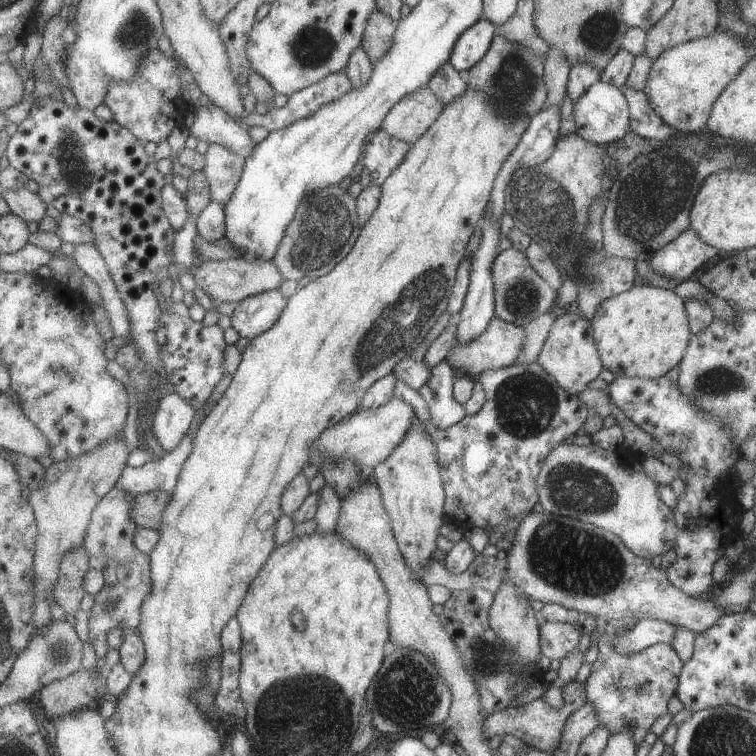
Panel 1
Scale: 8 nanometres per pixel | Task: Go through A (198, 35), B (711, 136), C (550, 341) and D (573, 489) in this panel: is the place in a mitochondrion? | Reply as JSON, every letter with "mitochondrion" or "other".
{"A":"other","B":"other","C":"other","D":"mitochondrion"}

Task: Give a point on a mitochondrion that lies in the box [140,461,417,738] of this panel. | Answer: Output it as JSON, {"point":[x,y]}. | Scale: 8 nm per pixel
{"point":[327,701]}

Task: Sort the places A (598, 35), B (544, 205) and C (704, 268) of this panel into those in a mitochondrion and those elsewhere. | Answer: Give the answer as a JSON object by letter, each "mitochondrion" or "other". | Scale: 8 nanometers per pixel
{"A":"mitochondrion","B":"mitochondrion","C":"other"}

